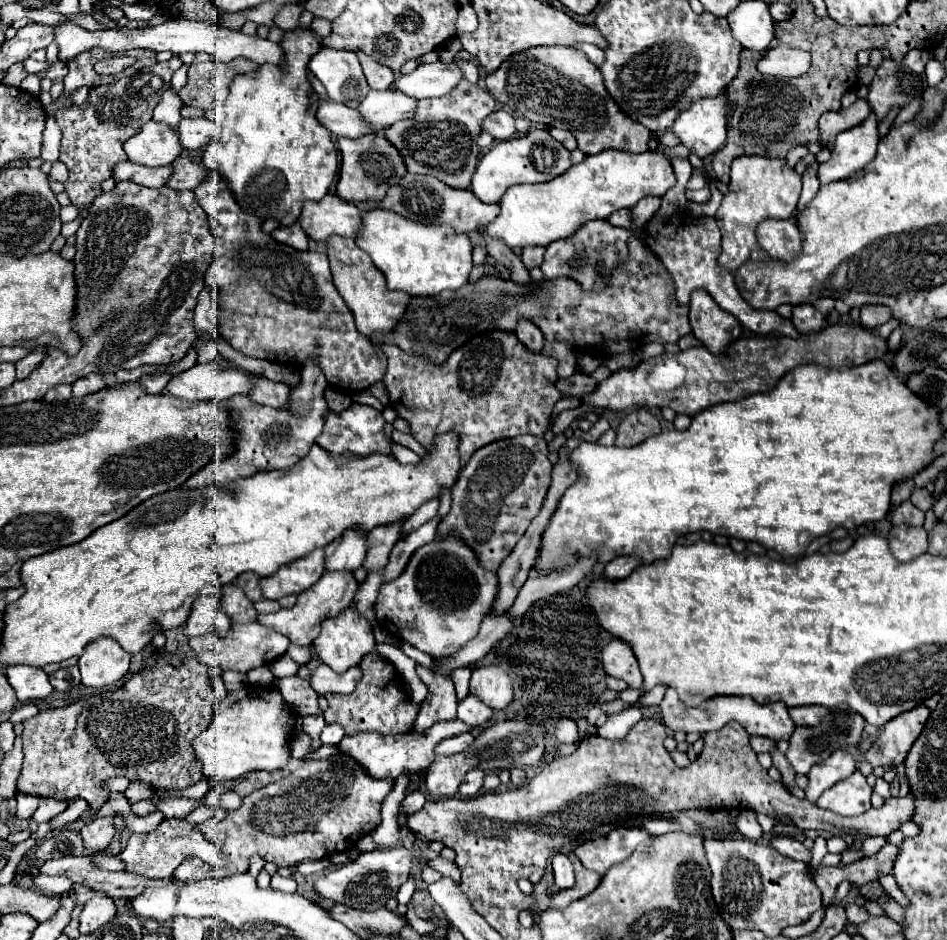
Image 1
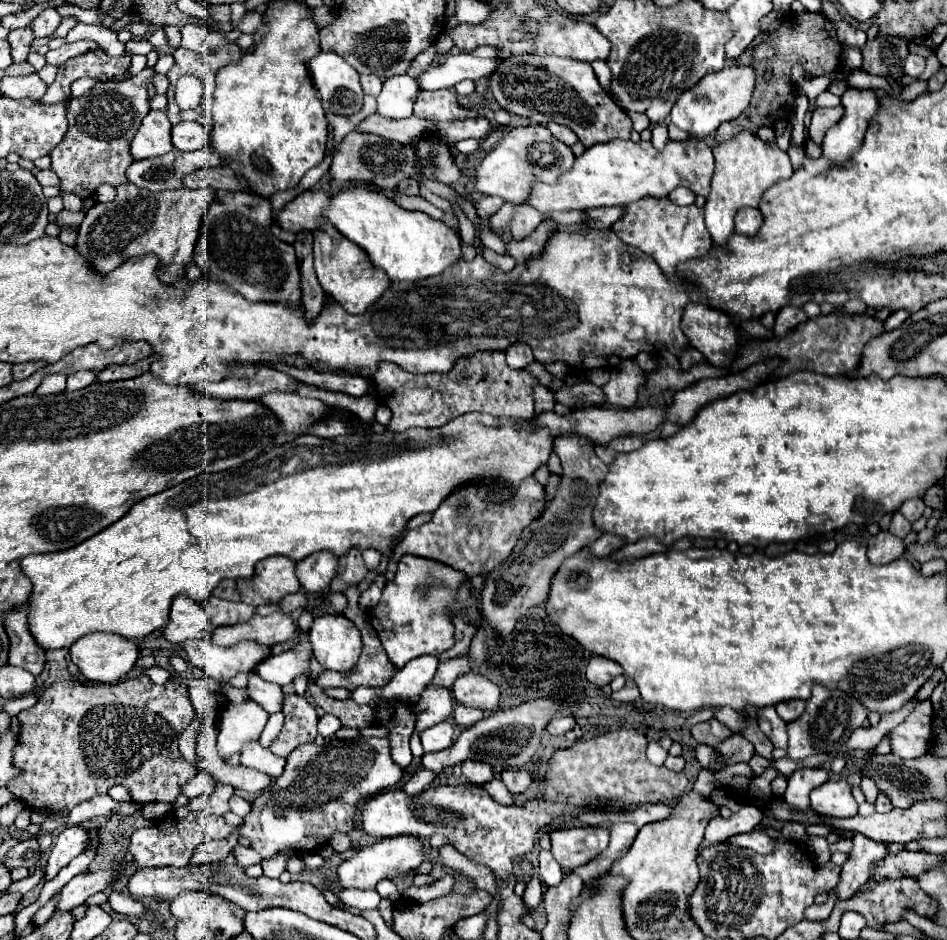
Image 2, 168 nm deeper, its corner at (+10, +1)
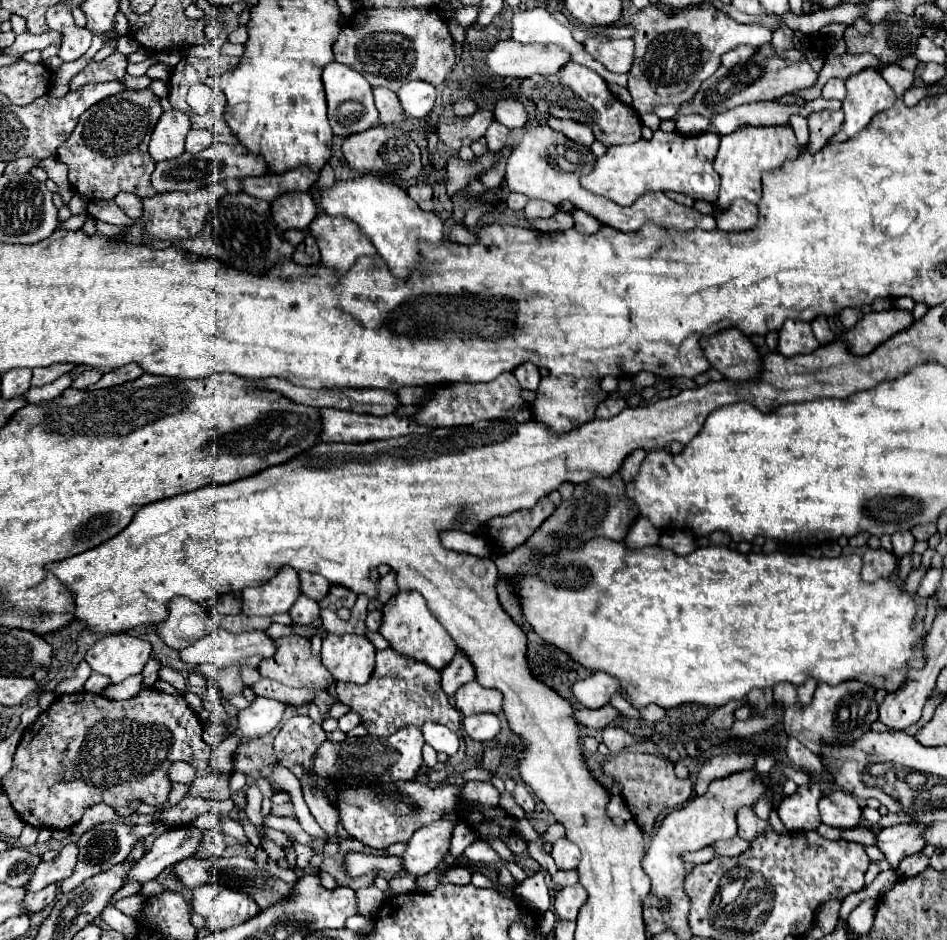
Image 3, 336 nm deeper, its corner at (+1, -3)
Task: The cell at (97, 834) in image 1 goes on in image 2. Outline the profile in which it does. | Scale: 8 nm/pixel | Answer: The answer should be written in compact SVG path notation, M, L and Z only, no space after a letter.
M80 826L64 828L50 852L48 866L46 866L46 880L52 880L60 868L64 868L78 854L82 854L86 840L88 840L88 832L84 828Z

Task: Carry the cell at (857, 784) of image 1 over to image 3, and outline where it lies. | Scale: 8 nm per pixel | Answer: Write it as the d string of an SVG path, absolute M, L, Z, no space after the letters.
M829 792L819 800L819 814L821 822L833 828L855 828L861 820L861 808L855 800L855 796L849 796L847 792Z

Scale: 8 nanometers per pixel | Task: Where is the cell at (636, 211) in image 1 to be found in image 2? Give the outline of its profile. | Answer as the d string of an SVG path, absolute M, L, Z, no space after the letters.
M624 206L618 208L594 208L588 212L588 224L598 228L598 230L608 230L616 220L620 220L624 214Z

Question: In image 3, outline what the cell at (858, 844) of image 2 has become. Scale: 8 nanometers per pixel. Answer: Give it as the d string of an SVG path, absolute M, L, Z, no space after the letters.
M913 822L911 826L897 824L891 828L881 828L877 832L877 840L879 840L877 846L881 852L885 852L885 858L893 866L893 870L897 870L899 862L905 856L917 854L927 846L923 832L925 832L925 828L921 822Z

